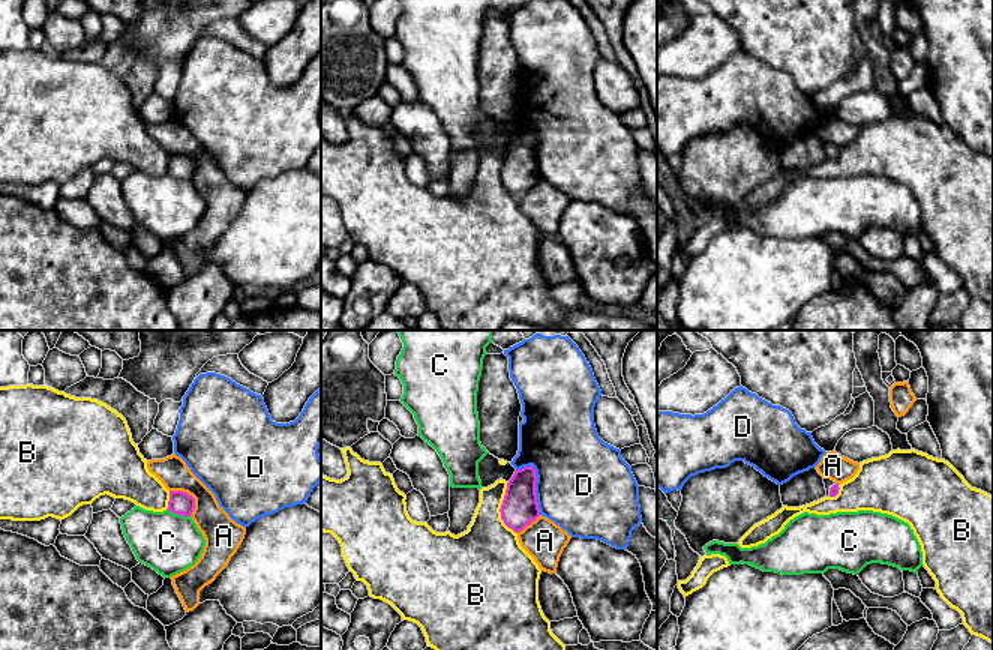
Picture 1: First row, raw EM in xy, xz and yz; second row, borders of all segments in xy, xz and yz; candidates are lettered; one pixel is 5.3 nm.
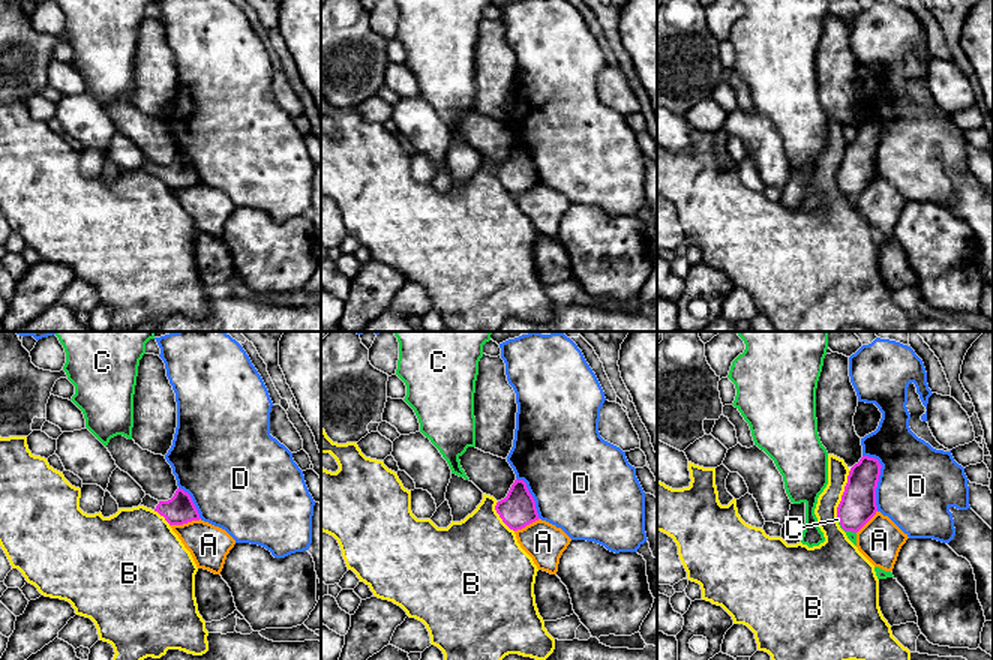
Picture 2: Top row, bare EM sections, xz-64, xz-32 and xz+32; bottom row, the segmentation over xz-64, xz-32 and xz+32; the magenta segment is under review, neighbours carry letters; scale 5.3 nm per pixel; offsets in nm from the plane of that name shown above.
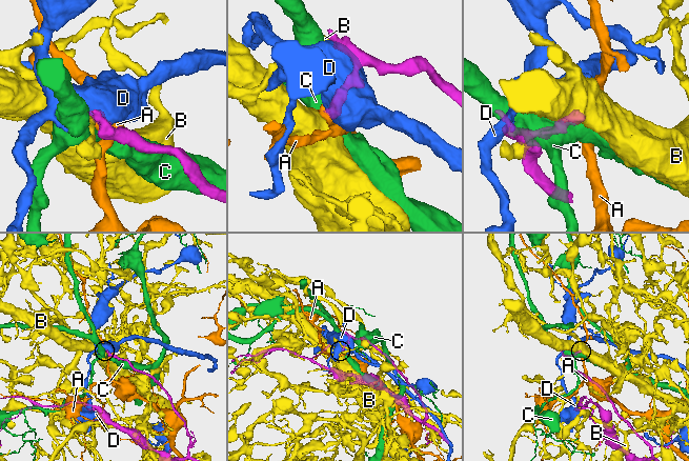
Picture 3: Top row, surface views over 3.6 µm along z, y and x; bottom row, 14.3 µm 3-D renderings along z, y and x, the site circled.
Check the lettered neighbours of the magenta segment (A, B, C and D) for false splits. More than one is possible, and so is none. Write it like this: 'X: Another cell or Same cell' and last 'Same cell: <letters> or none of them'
A: Another cell
B: Another cell
C: Another cell
D: Another cell
Same cell: none of them

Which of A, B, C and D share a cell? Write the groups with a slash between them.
A / B / C / D

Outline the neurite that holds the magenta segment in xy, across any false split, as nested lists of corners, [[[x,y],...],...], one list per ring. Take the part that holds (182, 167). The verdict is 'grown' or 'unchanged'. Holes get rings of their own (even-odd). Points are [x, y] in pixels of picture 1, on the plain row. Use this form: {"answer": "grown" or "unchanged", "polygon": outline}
{"answer": "unchanged", "polygon": [[[170,155],[168,174],[183,180],[192,180],[195,162],[183,155]]]}

